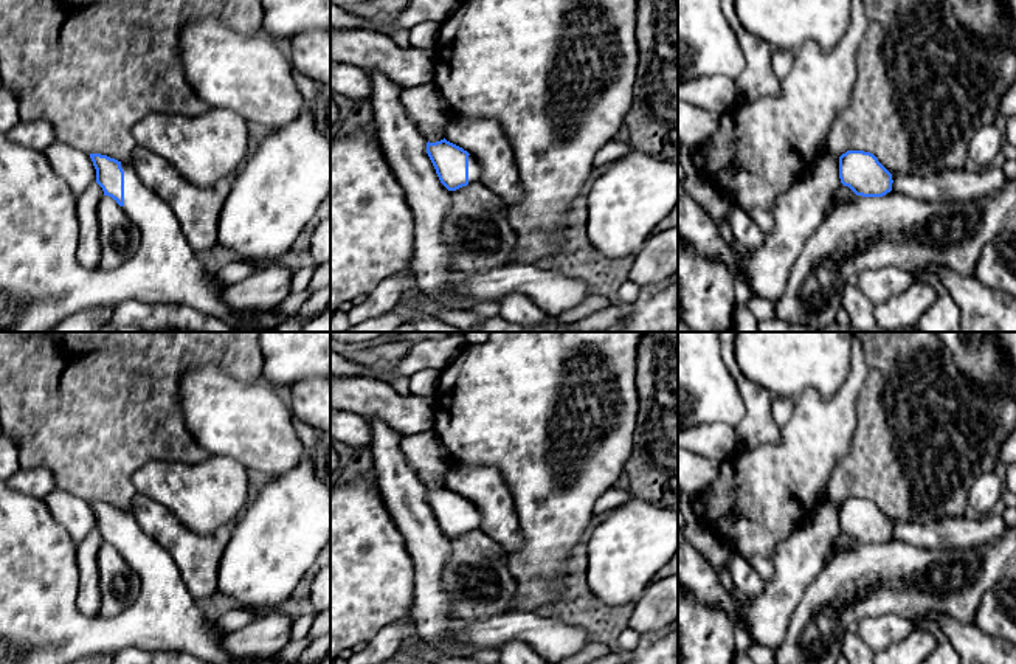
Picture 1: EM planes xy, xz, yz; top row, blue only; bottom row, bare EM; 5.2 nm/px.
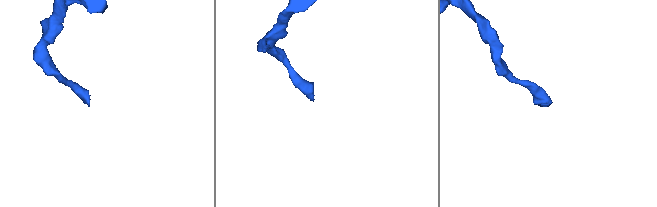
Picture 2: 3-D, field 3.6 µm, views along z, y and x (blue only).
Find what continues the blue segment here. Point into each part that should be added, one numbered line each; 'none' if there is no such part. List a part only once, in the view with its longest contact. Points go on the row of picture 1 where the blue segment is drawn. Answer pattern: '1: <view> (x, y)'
1: xy (41, 281)

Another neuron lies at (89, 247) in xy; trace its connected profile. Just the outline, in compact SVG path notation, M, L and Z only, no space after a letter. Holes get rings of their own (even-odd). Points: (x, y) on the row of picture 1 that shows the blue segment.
M96 182L87 186L81 195L76 195L76 216L79 220L76 259L85 268L96 268L101 259L98 206L102 195L104 191Z

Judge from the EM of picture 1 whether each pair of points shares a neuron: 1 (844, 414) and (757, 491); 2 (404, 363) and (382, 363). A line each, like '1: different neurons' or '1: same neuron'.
1: same neuron
2: different neurons

